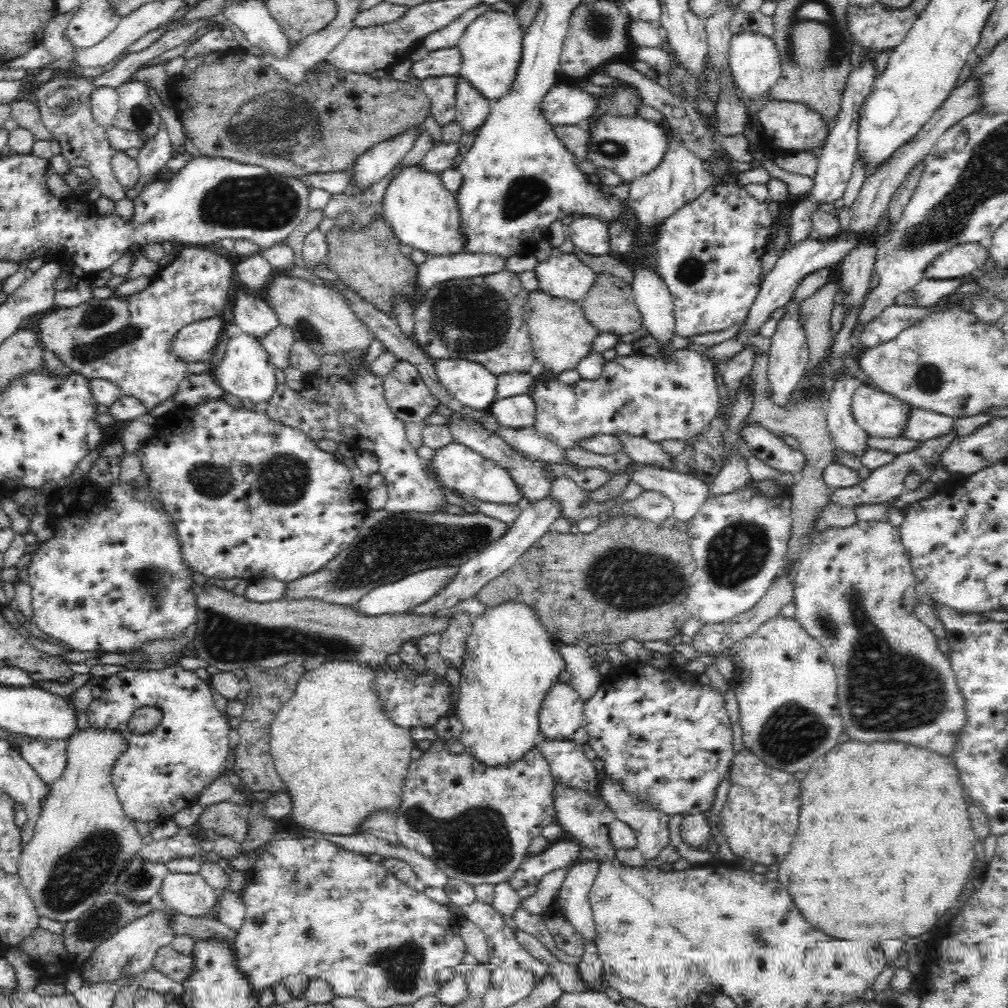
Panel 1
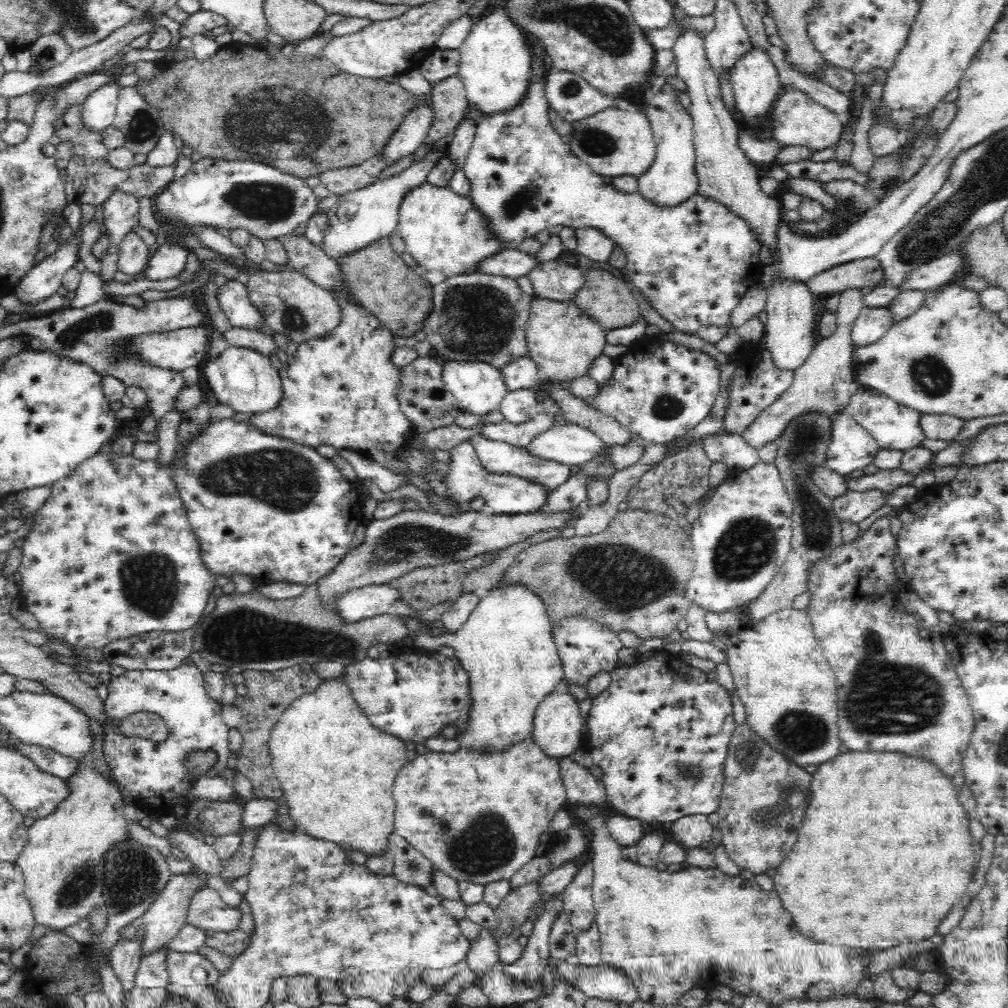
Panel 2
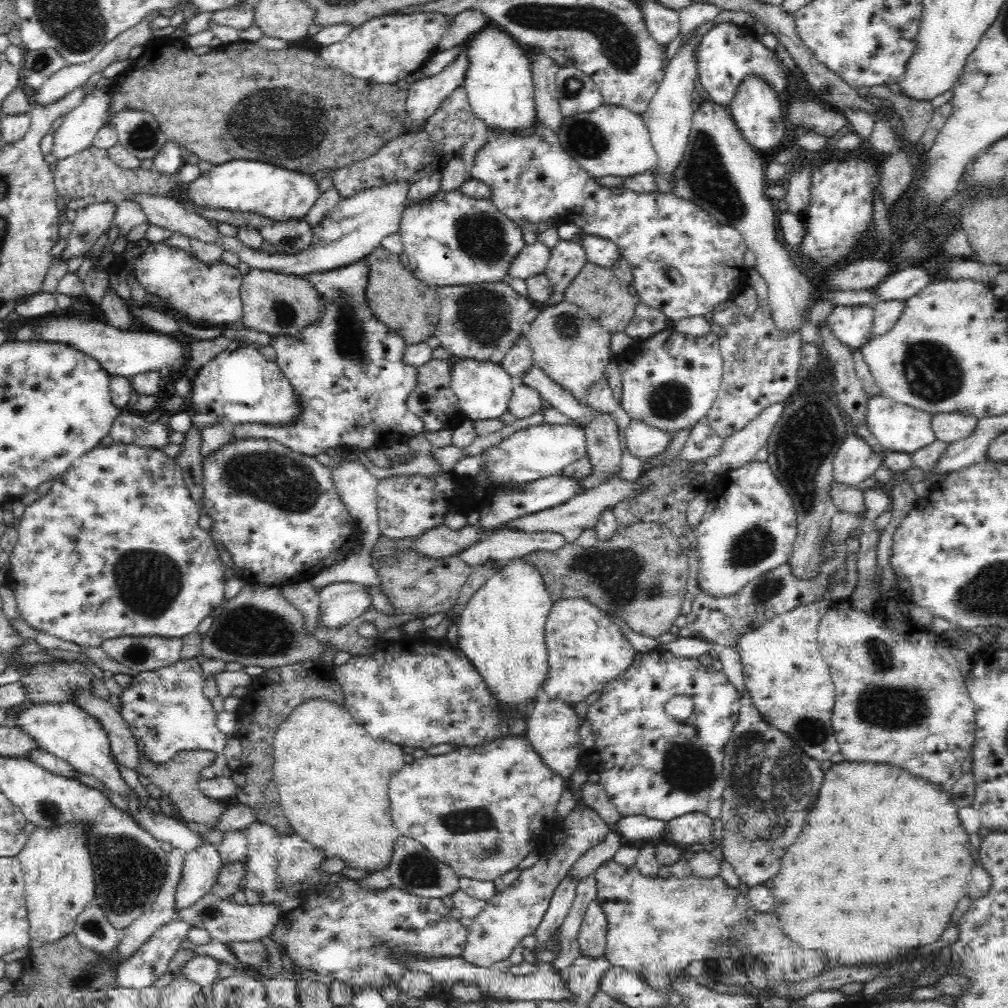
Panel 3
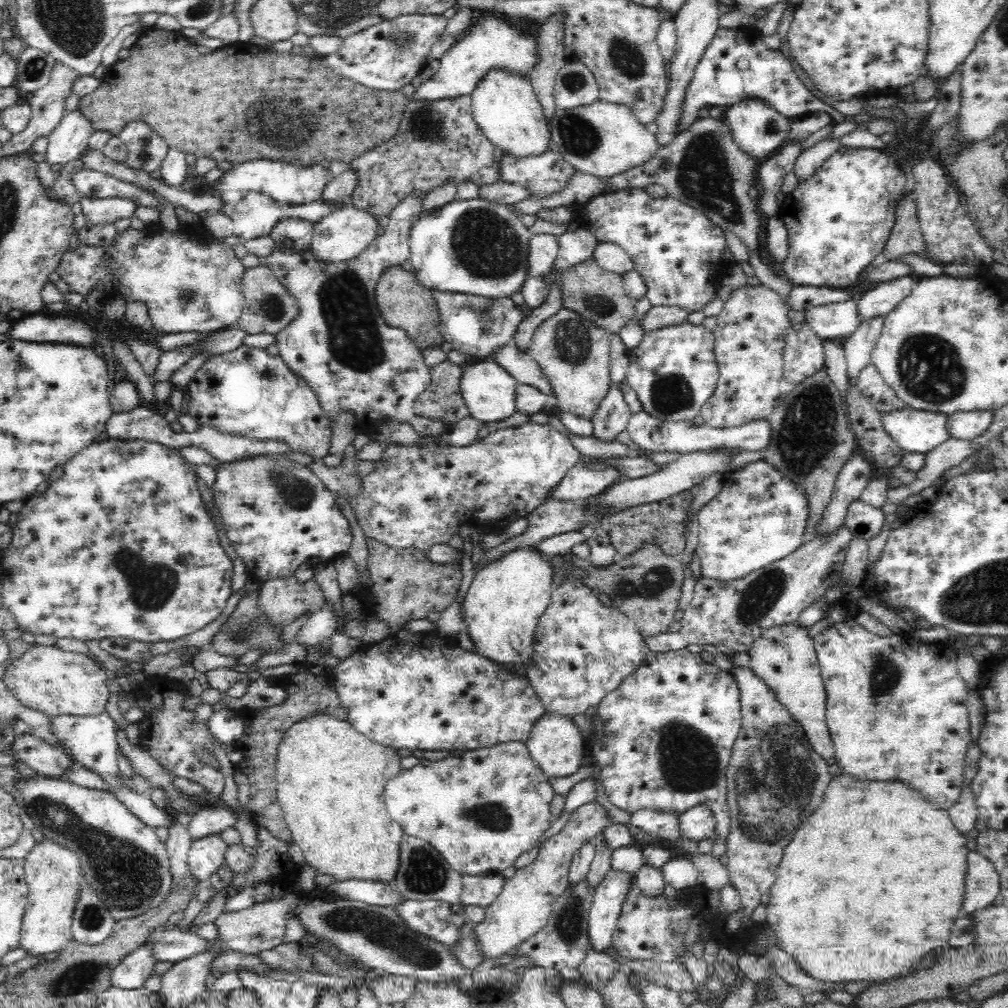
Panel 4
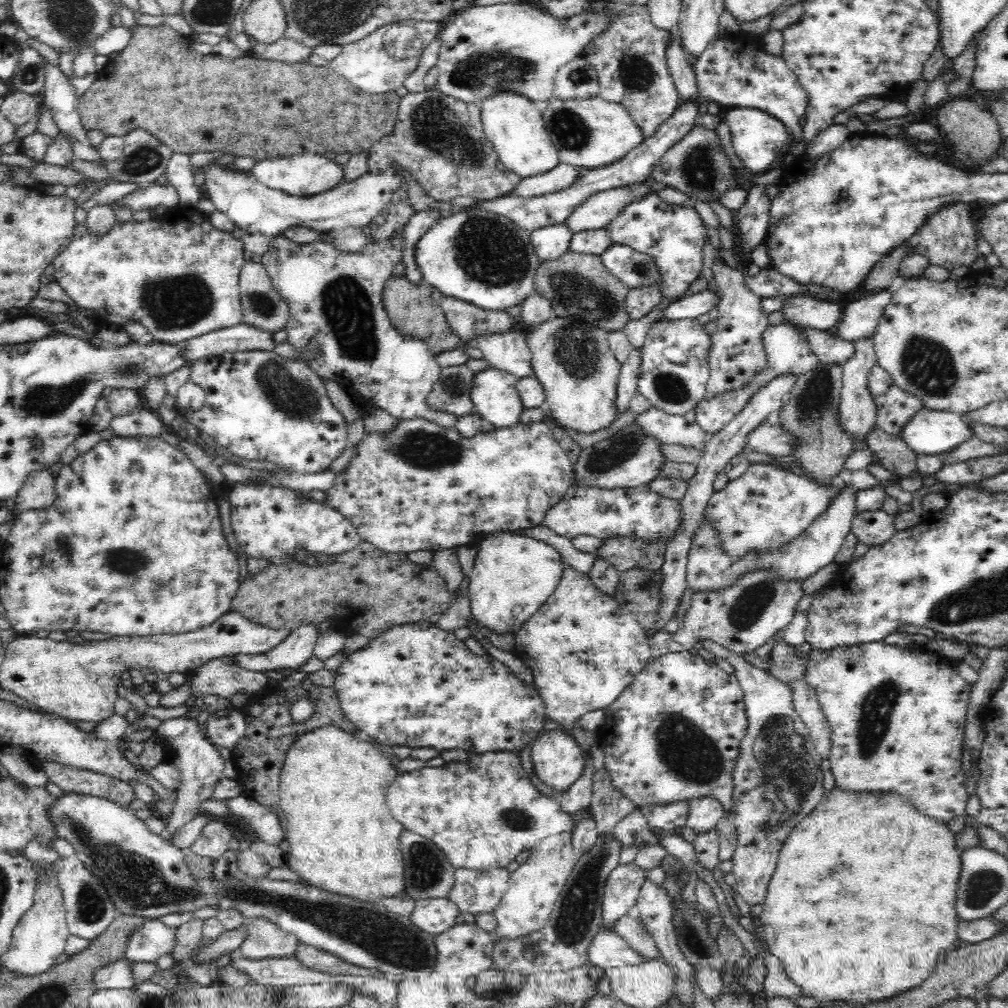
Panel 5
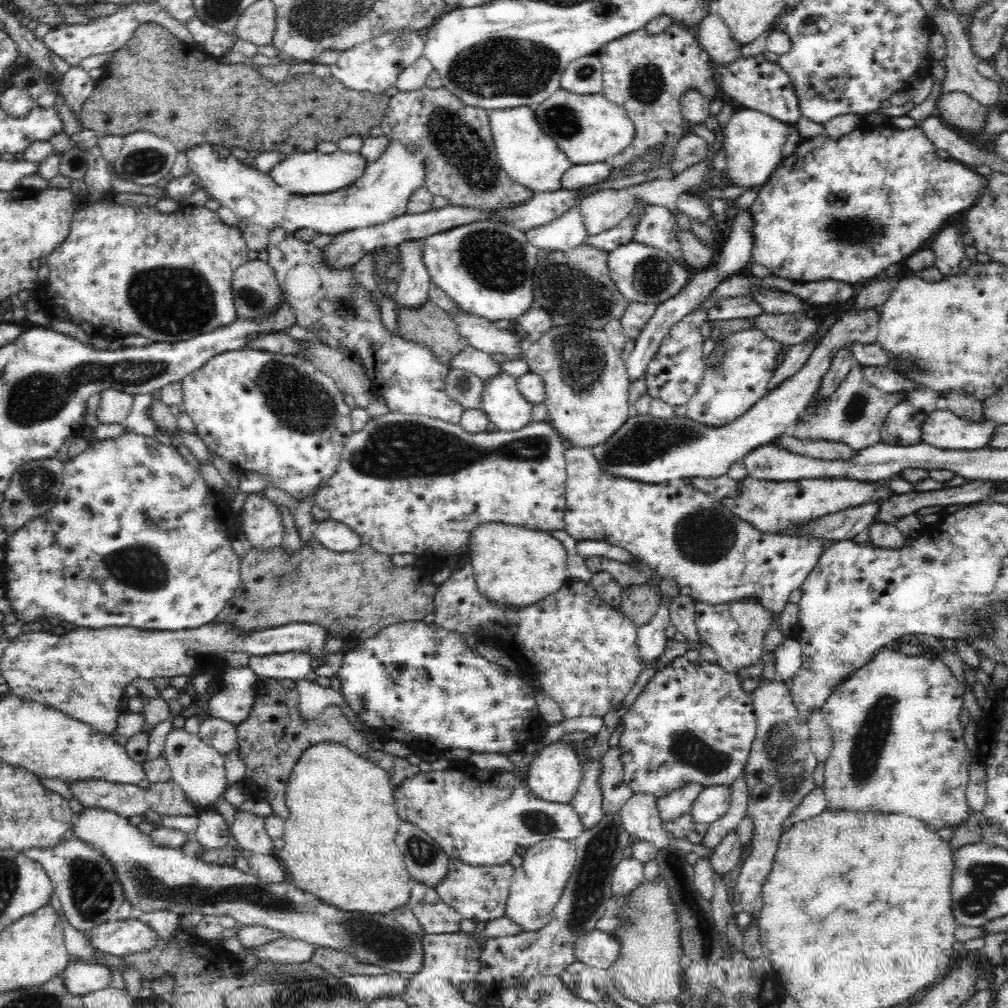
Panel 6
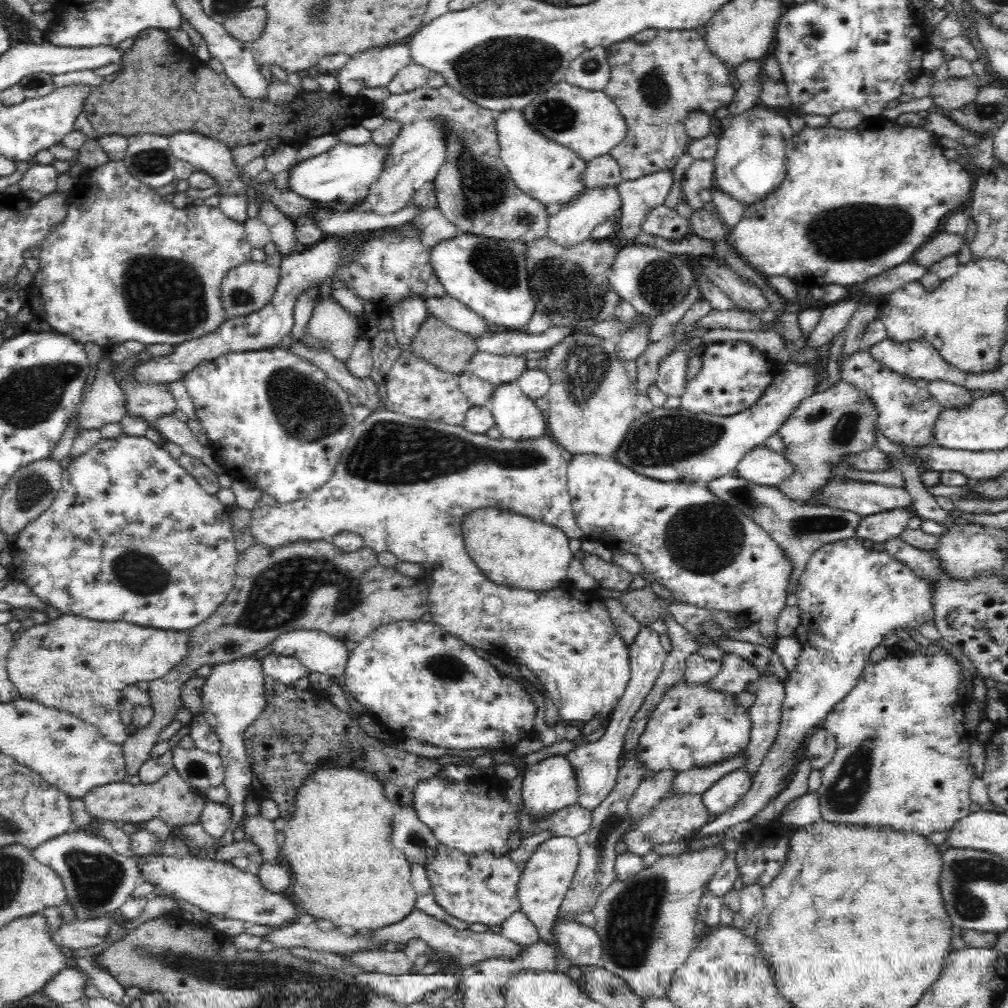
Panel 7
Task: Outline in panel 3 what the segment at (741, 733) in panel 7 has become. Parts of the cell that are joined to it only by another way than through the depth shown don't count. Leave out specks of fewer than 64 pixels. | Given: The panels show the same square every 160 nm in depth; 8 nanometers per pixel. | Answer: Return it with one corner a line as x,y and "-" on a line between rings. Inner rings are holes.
660,648
653,649
647,653
636,653
632,658
632,664
627,666
622,674
618,674
602,690
601,696
587,708
586,718
591,722
592,730
595,734
595,742
584,757
588,767
598,773
599,783
606,790
608,798
615,804
620,816
644,815
654,820
667,823
669,820
684,816
688,813
703,812
711,819
719,818
722,806
722,794
725,788
723,779
723,760
725,757
725,746
732,730
737,723
740,714
740,698
736,693
736,688
728,680
723,671
715,671
713,667
704,666
698,659
676,658
674,654
663,651
-
678,694
686,694
694,701
694,712
688,720
674,720
664,712
664,704

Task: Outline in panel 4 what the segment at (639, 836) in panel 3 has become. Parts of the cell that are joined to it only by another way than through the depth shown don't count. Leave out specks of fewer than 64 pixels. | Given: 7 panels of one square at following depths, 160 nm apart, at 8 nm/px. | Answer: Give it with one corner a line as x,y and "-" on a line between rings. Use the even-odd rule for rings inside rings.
640,809
630,815
629,823
647,835
670,841
680,838
678,814
652,809

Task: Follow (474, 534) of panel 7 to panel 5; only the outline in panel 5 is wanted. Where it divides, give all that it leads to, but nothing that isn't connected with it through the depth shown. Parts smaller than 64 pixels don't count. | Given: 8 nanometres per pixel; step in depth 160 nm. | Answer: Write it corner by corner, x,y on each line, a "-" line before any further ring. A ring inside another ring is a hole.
512,531
492,533
480,542
470,573
468,596
472,620
490,632
515,637
558,586
563,576
562,564
560,553
544,541

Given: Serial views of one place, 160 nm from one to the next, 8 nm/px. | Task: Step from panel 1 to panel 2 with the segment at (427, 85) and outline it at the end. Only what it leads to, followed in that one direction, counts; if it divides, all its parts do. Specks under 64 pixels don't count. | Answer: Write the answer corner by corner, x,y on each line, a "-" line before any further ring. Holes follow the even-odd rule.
457,74
432,83
428,96
432,107
432,124
425,141
415,150
416,161
432,151
426,149
426,144
432,140
437,142
438,149
445,150
457,124
464,118
464,112
468,112
465,88

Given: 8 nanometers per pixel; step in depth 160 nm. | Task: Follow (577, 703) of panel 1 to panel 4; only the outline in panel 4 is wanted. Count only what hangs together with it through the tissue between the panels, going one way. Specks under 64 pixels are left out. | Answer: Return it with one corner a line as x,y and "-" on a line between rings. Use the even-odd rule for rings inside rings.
544,712
534,722
534,726
532,726
532,730
525,741
531,757
548,777
574,774
582,766
584,744
582,733
571,717
562,716
555,712

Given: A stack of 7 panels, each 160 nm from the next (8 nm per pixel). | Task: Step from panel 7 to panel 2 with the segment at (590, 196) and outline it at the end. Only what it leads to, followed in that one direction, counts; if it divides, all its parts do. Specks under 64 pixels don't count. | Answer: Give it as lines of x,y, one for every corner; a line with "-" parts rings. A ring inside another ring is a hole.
503,248
480,260
472,272
518,279
526,276
534,266
537,264
532,255
518,249

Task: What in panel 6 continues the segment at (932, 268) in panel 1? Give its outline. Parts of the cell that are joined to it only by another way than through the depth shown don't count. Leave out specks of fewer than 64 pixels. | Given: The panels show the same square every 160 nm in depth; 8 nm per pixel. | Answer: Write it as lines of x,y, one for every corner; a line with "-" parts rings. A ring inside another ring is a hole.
878,308
850,309
841,312
821,338
819,345
815,346
801,372
782,383
778,390
758,400
748,412
728,426
707,428
704,424
693,422
689,417
664,420
652,414
632,414
605,442
590,448
592,455
598,461
602,473
640,481
642,484
660,484
696,476
704,478
724,476
730,464
734,464
740,458
743,459
750,450
776,441
786,428
807,410
820,388
820,380
828,371
832,356
842,347
852,342
862,344
876,342
879,316

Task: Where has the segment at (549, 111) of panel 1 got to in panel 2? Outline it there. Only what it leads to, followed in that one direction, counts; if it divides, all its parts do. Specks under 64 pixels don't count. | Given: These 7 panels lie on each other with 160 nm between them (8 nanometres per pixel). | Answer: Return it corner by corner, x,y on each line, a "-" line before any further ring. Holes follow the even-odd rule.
554,68
546,76
545,97
548,108
572,124
604,109
617,108
614,98
602,94
580,76

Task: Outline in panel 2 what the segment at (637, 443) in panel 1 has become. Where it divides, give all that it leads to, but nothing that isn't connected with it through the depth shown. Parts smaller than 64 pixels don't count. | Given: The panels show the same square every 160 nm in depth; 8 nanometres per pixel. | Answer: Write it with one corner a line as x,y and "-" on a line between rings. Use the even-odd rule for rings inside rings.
551,383
547,386
539,384
539,387
544,387
544,392
556,401
568,423
574,423
594,432
608,448
626,446
632,440
632,434
624,426
612,417
593,410
568,390
559,388
558,384

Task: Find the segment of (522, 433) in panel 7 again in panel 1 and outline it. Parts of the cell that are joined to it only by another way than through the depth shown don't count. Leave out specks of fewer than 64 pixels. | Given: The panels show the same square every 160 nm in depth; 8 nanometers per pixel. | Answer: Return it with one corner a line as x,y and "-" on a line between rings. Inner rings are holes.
441,359
433,366
441,386
464,407
491,409
495,402
497,377
482,364
465,359

